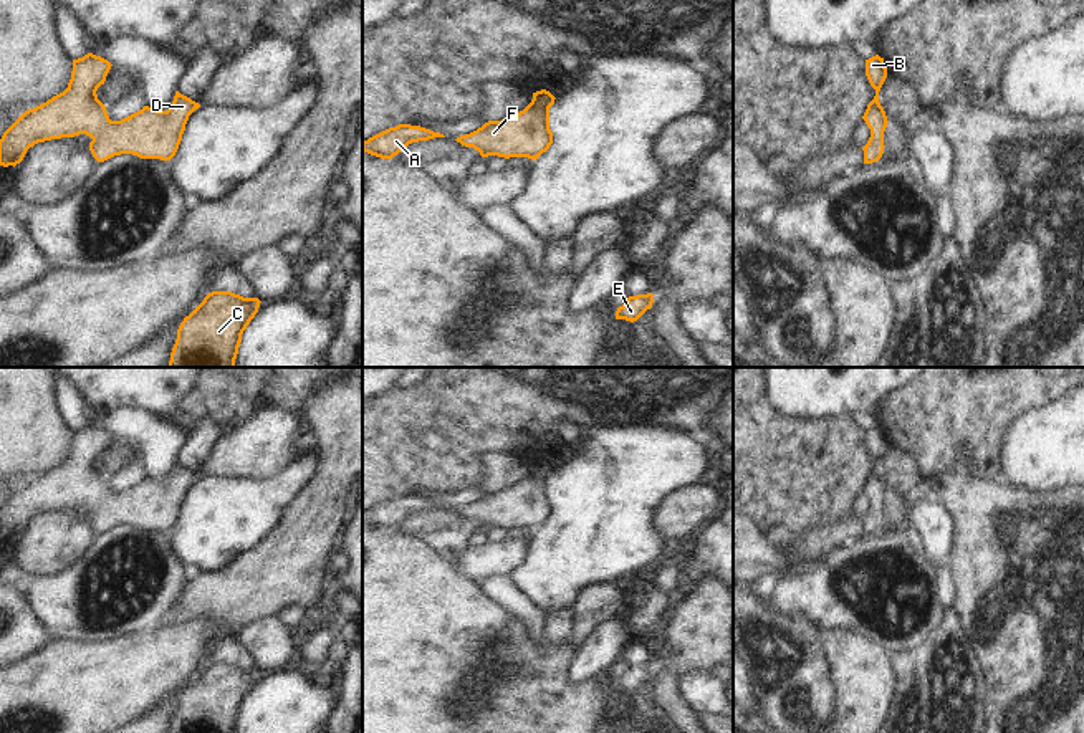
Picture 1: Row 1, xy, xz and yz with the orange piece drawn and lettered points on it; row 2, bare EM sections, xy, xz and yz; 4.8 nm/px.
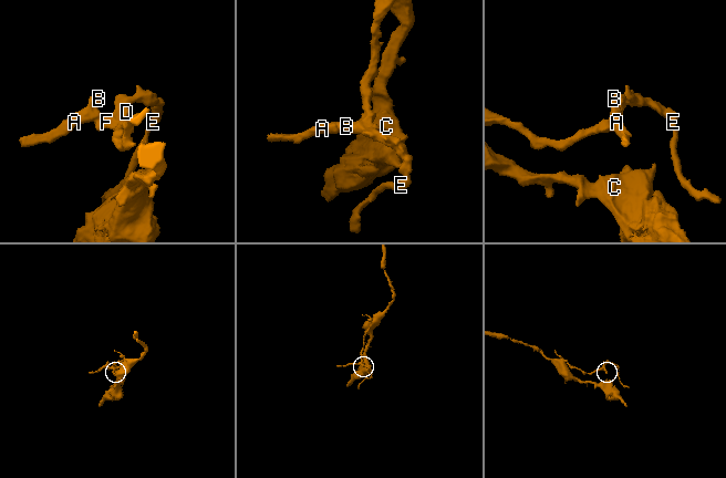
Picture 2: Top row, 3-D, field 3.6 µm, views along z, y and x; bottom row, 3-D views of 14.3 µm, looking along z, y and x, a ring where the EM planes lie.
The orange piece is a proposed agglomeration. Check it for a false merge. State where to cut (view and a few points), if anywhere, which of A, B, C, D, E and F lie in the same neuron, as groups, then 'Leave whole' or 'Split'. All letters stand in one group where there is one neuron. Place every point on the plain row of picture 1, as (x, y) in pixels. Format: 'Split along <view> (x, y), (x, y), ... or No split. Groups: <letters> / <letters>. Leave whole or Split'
No split. Groups: A B C D E F. Leave whole

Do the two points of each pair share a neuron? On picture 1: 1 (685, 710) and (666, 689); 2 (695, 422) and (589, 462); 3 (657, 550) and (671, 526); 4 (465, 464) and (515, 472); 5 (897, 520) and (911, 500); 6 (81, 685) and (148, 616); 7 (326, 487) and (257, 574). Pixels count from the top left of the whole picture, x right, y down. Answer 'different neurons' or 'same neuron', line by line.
1: same neuron
2: different neurons
3: different neurons
4: different neurons
5: same neuron
6: different neurons
7: same neuron

